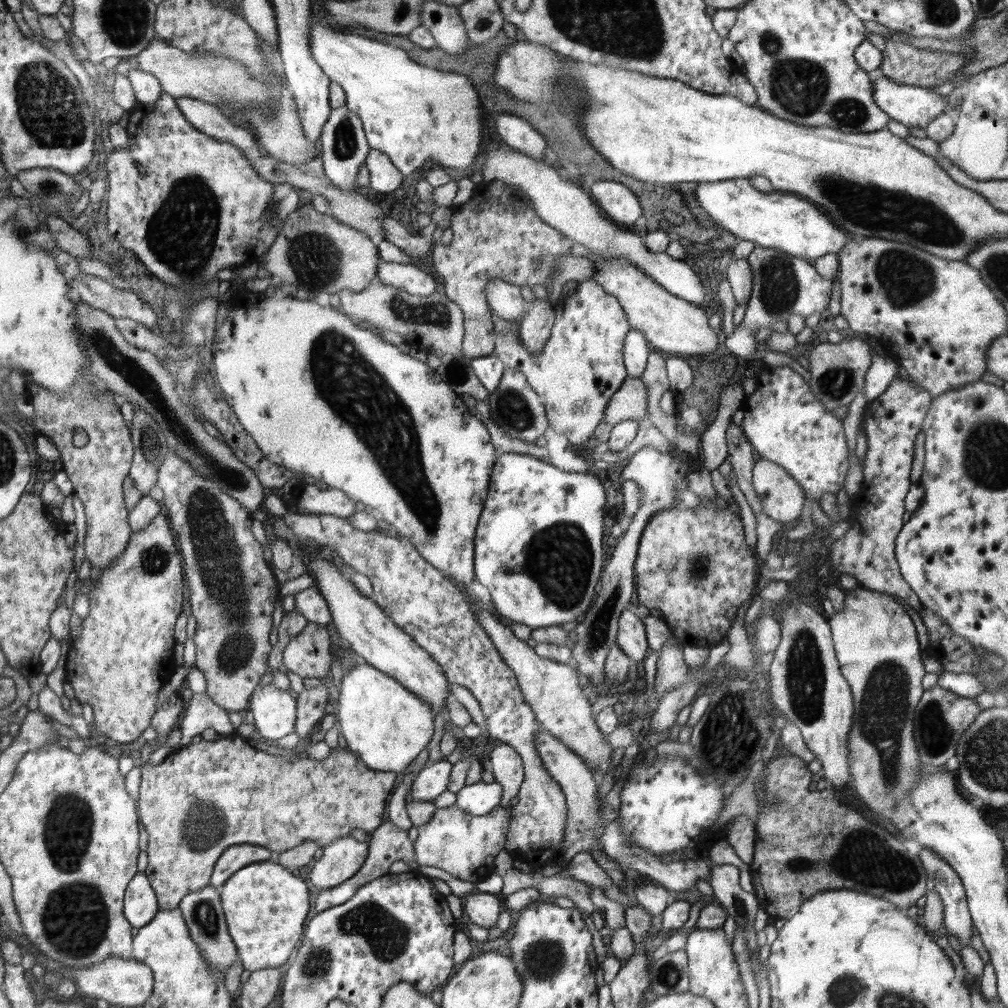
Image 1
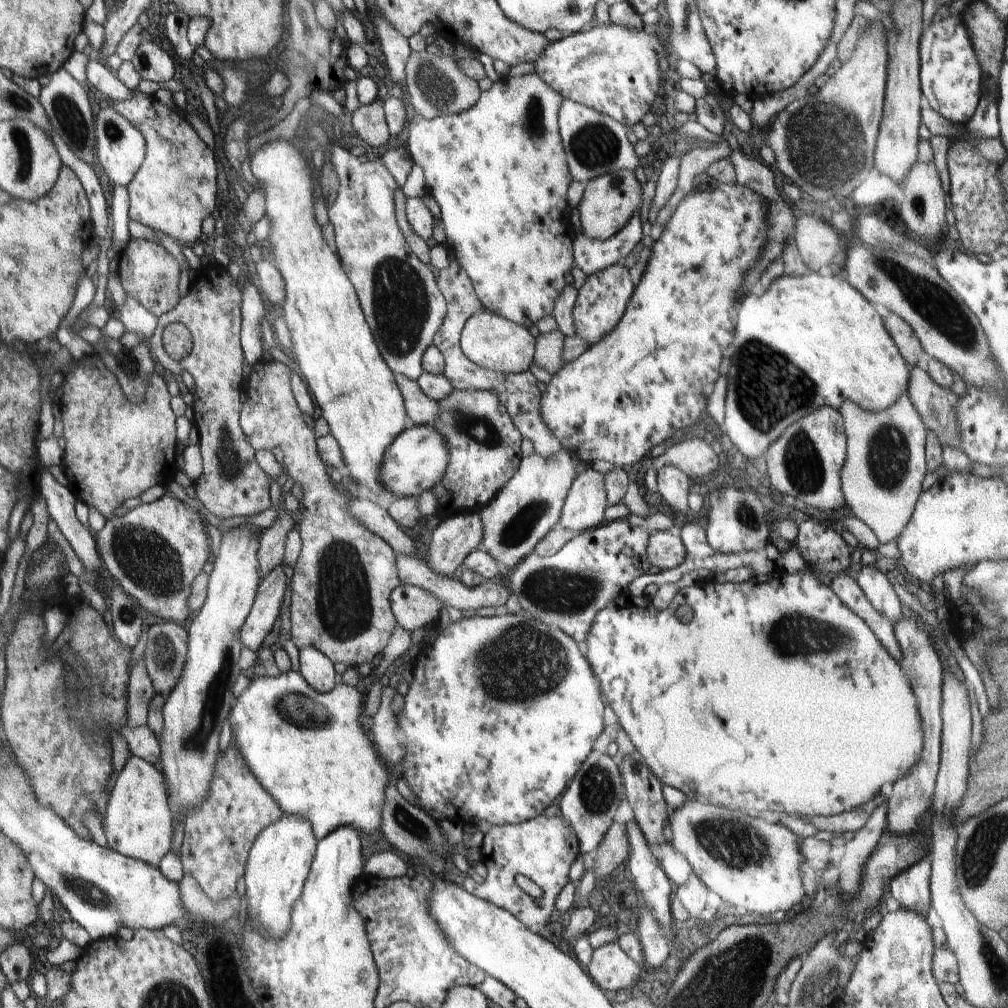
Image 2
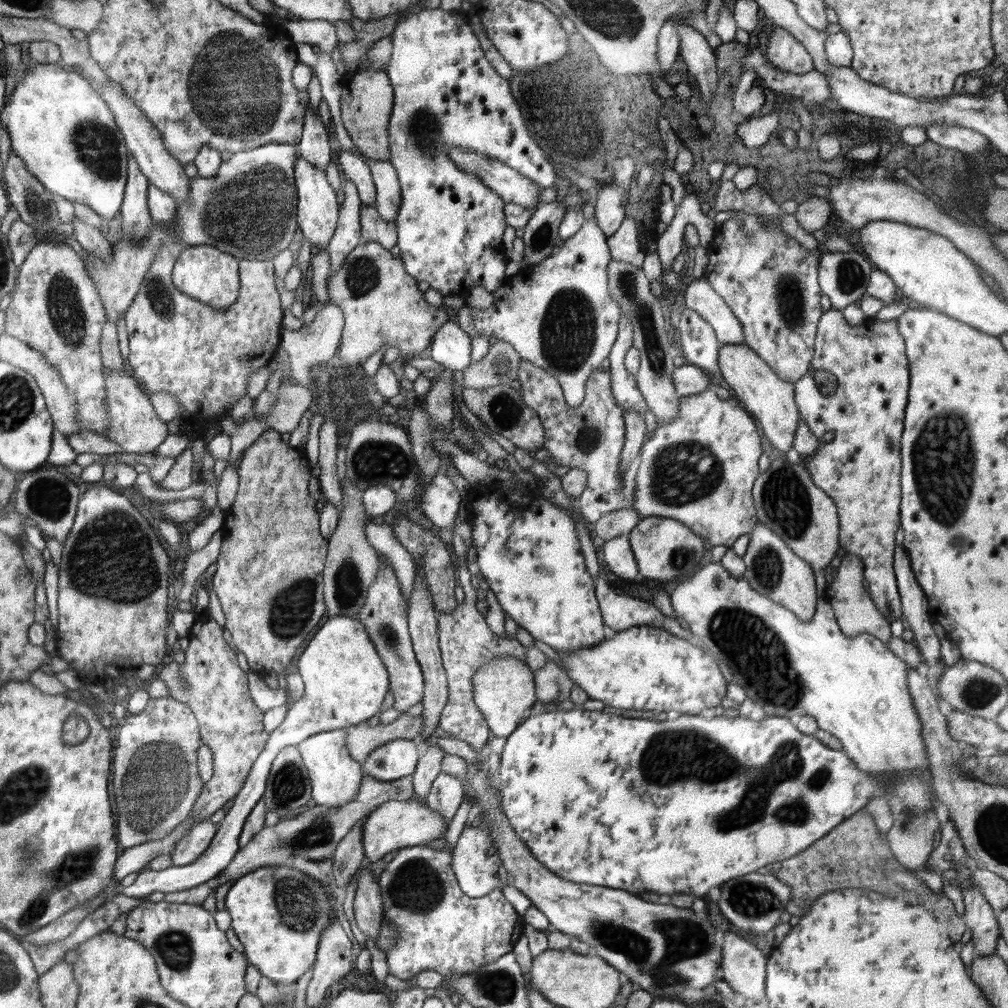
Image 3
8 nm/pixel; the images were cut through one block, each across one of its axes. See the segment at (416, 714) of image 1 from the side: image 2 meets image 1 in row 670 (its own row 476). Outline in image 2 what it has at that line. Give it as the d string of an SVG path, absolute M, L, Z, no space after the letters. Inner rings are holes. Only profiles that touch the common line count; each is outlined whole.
M279 140L264 145L249 155L250 178L255 181L266 195L266 214L272 221L268 241L274 250L274 262L285 282L285 299L282 314L285 316L292 335L296 362L311 392L313 400L320 406L322 417L328 423L330 434L336 439L348 476L374 492L385 493L381 483L381 464L392 441L410 425L405 409L403 394L388 368L386 361L376 346L374 335L365 319L355 288L347 277L339 256L324 241L321 228L314 219L312 203L312 166L309 155L292 145Z

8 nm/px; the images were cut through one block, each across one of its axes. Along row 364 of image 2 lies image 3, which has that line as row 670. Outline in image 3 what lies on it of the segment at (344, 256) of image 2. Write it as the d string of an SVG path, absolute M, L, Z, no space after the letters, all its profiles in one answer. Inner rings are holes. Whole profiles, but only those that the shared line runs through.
M380 558L378 573L374 580L368 587L364 606L356 618L364 625L388 671L389 691L394 694L393 707L401 713L406 713L411 706L421 702L425 687L423 672L413 651L413 642L409 635L406 615L408 600L400 590L394 569L386 562L380 561Z

